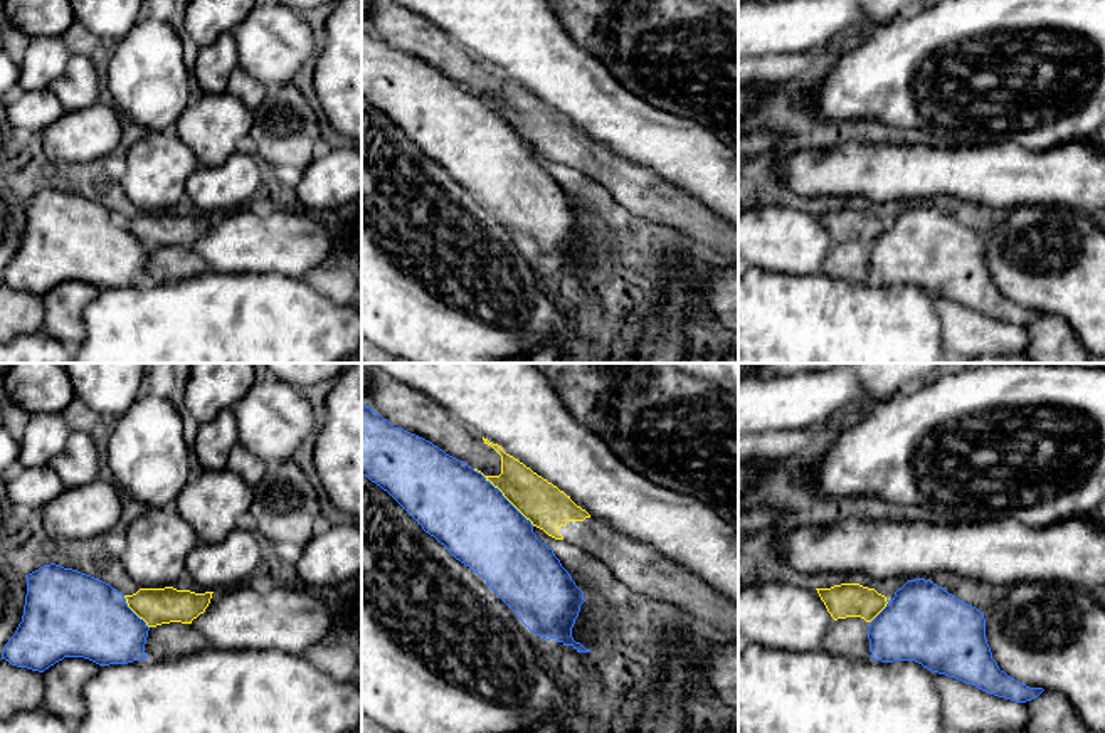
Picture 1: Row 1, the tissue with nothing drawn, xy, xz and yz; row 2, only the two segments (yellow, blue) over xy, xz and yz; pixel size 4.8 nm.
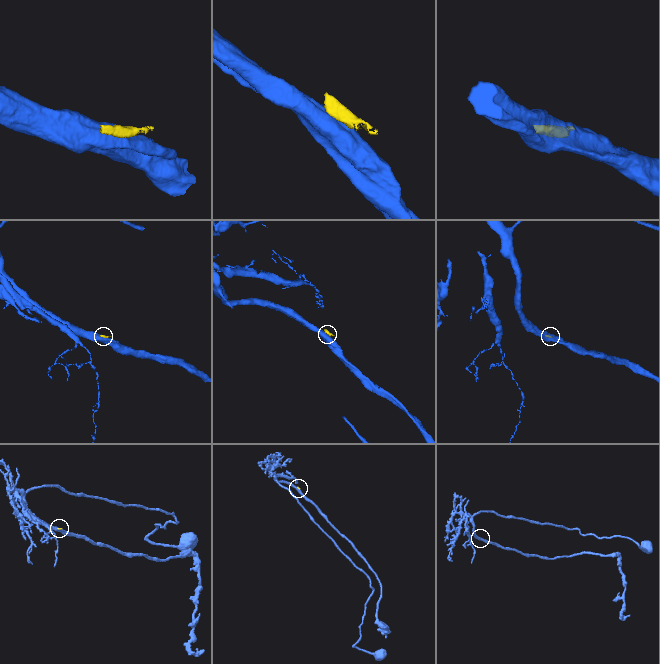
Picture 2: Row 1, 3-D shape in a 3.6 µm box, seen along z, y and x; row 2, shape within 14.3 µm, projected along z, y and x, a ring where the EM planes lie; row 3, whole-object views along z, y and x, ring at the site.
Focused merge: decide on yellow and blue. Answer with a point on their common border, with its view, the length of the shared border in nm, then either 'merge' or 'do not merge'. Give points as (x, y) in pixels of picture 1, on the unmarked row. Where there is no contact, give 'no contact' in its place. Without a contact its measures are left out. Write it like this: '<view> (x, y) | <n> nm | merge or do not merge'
xz (503, 118) | 400 nm | do not merge

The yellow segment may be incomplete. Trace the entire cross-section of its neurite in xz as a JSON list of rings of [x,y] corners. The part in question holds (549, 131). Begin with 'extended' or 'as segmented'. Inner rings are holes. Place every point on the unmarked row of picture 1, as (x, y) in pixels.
extended; [[[484,61],[483,64],[501,79],[501,98],[484,99],[486,104],[498,111],[533,150],[543,153],[555,163],[565,163],[580,170],[585,177],[597,180],[626,208],[637,215],[641,225],[651,230],[674,234],[698,250],[703,250],[708,257],[738,264],[737,227],[653,171],[614,156],[611,151],[594,143],[585,133],[577,129],[570,119],[557,109],[533,96],[513,79],[506,77],[501,69],[493,67]]]

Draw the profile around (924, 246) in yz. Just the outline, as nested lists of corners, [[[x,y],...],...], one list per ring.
[[[925,202],[908,203],[895,215],[870,245],[868,262],[875,284],[915,284],[932,296],[1016,326],[1044,314],[999,293],[986,262],[984,235]]]

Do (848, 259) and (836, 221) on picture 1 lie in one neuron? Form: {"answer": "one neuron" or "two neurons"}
{"answer": "one neuron"}

